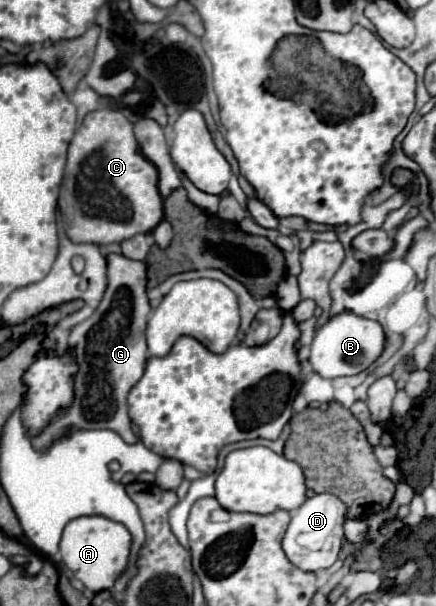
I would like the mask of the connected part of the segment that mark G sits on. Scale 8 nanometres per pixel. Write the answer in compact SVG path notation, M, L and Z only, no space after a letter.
M109 255L107 291L95 309L95 313L83 323L75 325L69 335L69 345L77 349L79 373L75 377L75 403L67 413L59 413L41 435L33 437L33 447L51 447L63 431L75 429L111 429L123 437L125 443L137 443L137 435L131 431L131 419L127 415L127 395L131 387L143 377L147 361L147 315L151 311L145 285L145 263L133 261L123 255Z

